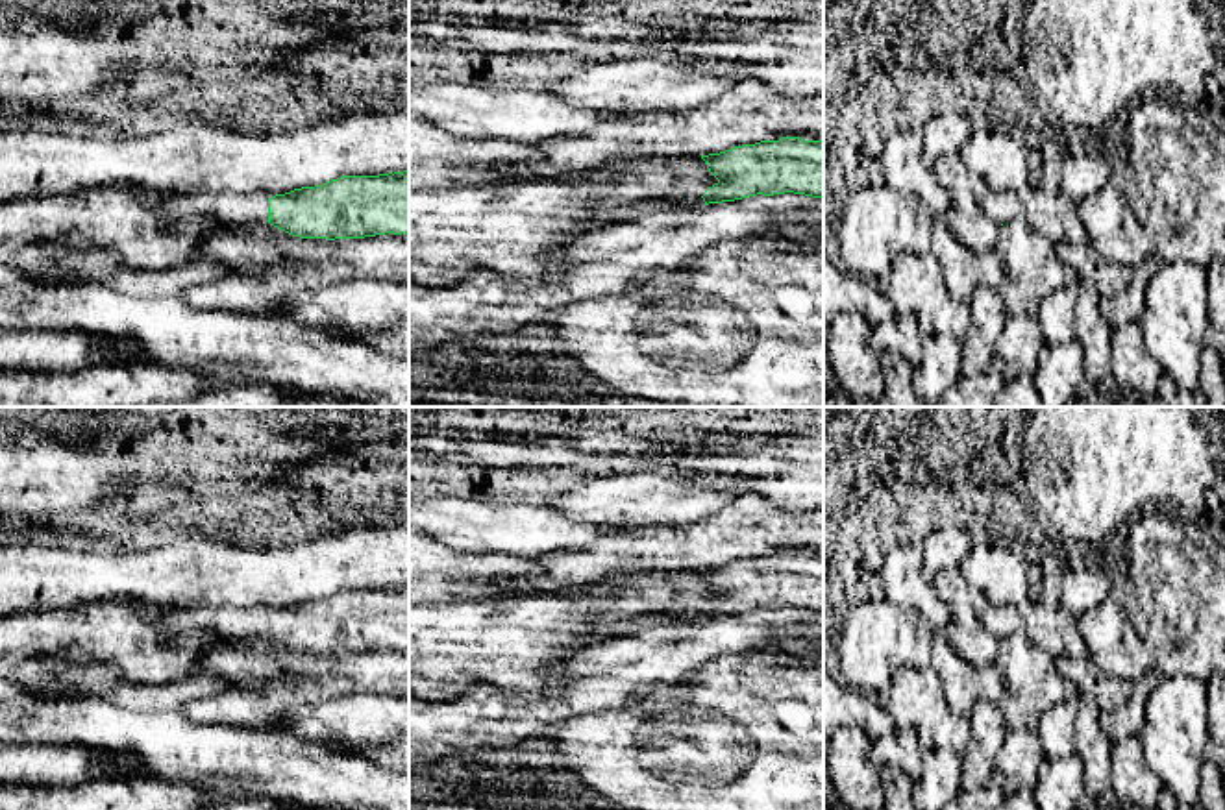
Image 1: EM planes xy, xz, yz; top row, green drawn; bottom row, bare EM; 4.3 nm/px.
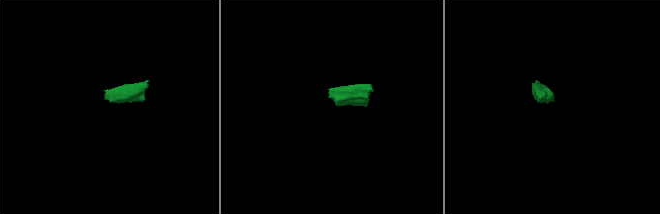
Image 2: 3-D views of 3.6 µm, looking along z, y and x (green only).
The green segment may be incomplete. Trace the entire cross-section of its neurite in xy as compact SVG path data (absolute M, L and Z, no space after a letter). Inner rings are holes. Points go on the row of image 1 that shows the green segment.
M409 170L340 176L268 198L268 224L300 239L409 233Z

